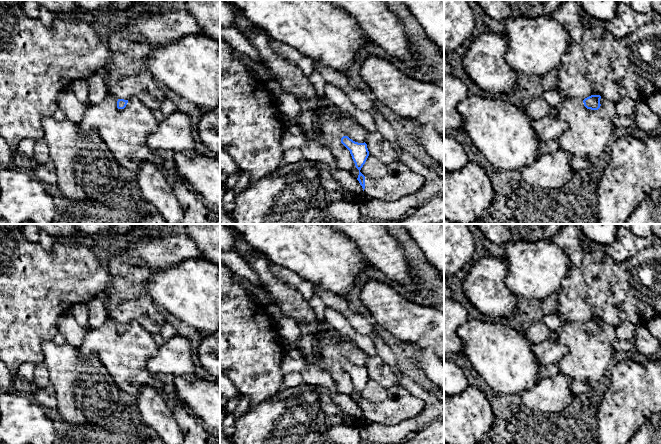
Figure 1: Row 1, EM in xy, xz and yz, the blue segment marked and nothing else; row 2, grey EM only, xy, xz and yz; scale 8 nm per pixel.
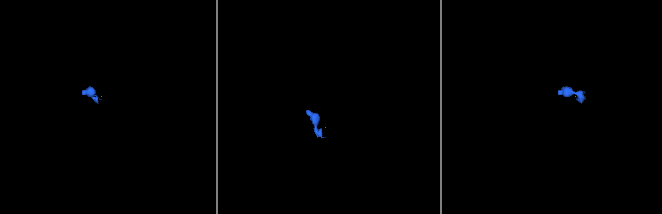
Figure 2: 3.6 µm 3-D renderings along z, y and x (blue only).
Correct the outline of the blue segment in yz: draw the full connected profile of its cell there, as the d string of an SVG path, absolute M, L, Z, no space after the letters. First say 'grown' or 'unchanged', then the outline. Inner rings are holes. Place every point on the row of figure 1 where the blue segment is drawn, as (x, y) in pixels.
unchanged; M591 95L583 100L584 106L587 109L598 110L601 106L600 104L600 95Z

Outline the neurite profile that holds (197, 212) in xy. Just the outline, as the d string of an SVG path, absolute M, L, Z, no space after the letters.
M200 198L183 207L184 216L179 224L220 224L220 213L209 209Z

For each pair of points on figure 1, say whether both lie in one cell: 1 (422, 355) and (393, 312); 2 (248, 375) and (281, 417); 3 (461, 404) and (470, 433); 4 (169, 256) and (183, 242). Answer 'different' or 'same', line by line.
1: different
2: different
3: same
4: same

